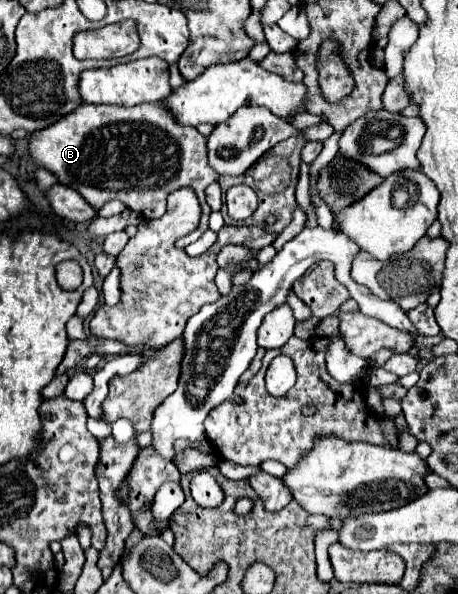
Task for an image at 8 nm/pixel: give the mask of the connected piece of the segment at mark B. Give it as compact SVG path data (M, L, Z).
M81 104L77 110L69 112L55 124L29 134L29 154L35 164L39 164L41 168L55 174L61 184L77 190L95 212L99 212L101 206L105 202L109 202L111 198L117 198L127 208L131 208L133 212L137 212L139 216L143 216L147 220L159 218L165 214L165 204L167 204L169 192L183 188L183 186L193 186L193 190L199 196L203 216L201 216L201 224L195 232L177 240L177 248L185 248L187 244L195 242L209 228L211 208L205 202L205 188L219 178L219 174L207 162L205 140L207 138L201 136L197 132L197 128L177 124L177 120L173 120L171 114L161 104L141 104L137 108Z

